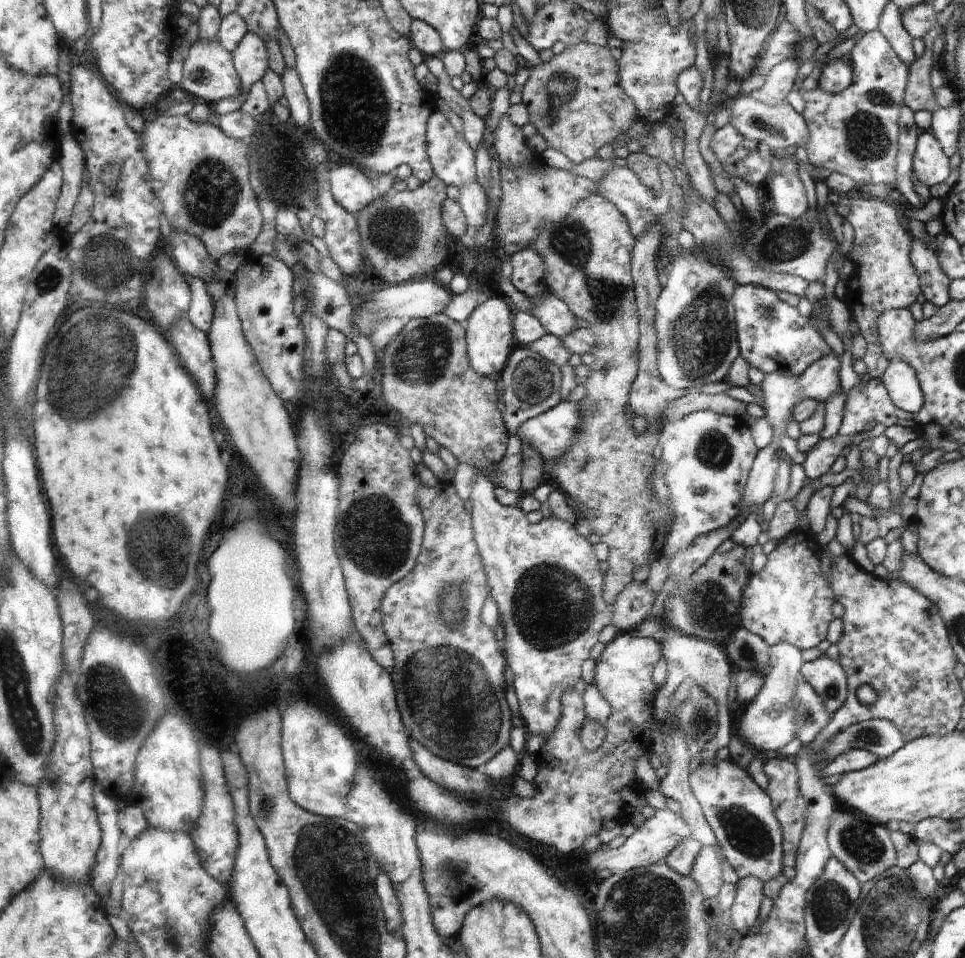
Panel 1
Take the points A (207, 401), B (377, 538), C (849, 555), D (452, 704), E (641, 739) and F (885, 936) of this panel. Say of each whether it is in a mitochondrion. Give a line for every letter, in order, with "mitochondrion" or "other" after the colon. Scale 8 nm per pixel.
A: other
B: mitochondrion
C: other
D: mitochondrion
E: other
F: mitochondrion

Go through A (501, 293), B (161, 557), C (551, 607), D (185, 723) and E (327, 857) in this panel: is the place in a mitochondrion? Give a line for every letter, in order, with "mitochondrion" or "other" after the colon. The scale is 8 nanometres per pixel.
A: other
B: mitochondrion
C: mitochondrion
D: other
E: mitochondrion

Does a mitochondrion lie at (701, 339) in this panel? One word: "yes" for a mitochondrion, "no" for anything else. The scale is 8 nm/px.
yes

